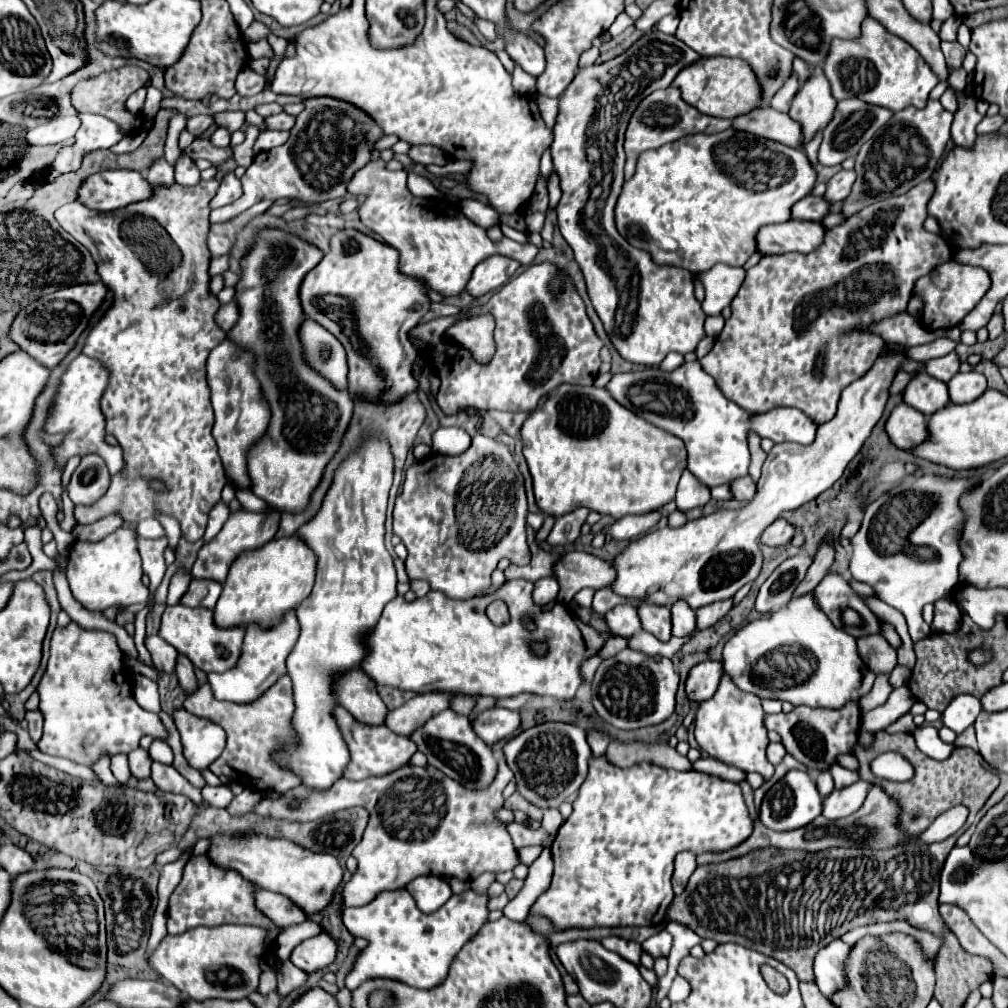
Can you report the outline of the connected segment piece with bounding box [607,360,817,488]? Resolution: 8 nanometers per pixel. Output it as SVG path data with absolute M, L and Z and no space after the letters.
M699 360L683 362L673 372L663 372L659 368L645 368L643 372L613 374L611 382L607 384L607 390L619 404L633 410L637 416L681 438L687 448L687 470L707 488L729 484L733 478L747 474L749 468L747 438L751 432L759 434L761 438L769 438L775 444L781 442L809 444L813 442L817 430L817 424L797 408L773 408L763 414L753 414L737 406L733 400L725 398L715 380L701 368Z

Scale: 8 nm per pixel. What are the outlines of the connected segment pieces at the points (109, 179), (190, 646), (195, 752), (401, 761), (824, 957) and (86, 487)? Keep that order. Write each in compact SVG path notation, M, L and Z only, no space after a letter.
M103 170L85 178L77 200L93 210L117 210L151 194L151 184L135 170Z
M177 604L177 606L165 608L163 618L161 618L159 636L167 640L175 650L185 654L199 670L203 670L205 674L211 674L211 672L227 672L237 664L241 656L245 626L219 628L213 622L213 610Z
M175 710L173 720L181 734L183 756L187 762L195 770L207 770L209 764L213 764L225 748L225 732L221 726L197 718L187 710Z
M337 706L333 710L333 716L337 718L337 726L339 726L343 740L349 748L349 754L351 754L351 762L347 764L347 768L343 772L343 778L347 778L347 780L365 780L371 776L385 776L385 774L405 766L411 760L411 756L415 754L413 742L405 736L391 732L385 724L381 724L381 726L361 724L341 706Z
M841 940L829 942L829 946L821 948L813 960L813 974L815 984L819 986L821 994L831 998L835 990L845 986L843 982L843 962L849 956L849 944Z
M87 454L73 472L67 492L73 504L93 504L107 492L109 484L111 476L103 458L97 454Z

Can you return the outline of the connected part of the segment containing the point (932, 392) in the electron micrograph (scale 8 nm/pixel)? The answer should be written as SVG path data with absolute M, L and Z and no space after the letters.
M927 372L915 374L903 390L903 402L913 406L925 416L941 410L949 402L947 384L929 376Z

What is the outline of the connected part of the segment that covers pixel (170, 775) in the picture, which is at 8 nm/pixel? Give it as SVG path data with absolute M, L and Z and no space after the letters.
M153 762L151 770L151 780L159 790L169 790L169 792L179 792L189 796L195 804L201 802L201 790L193 788L173 766L165 766L161 762Z

